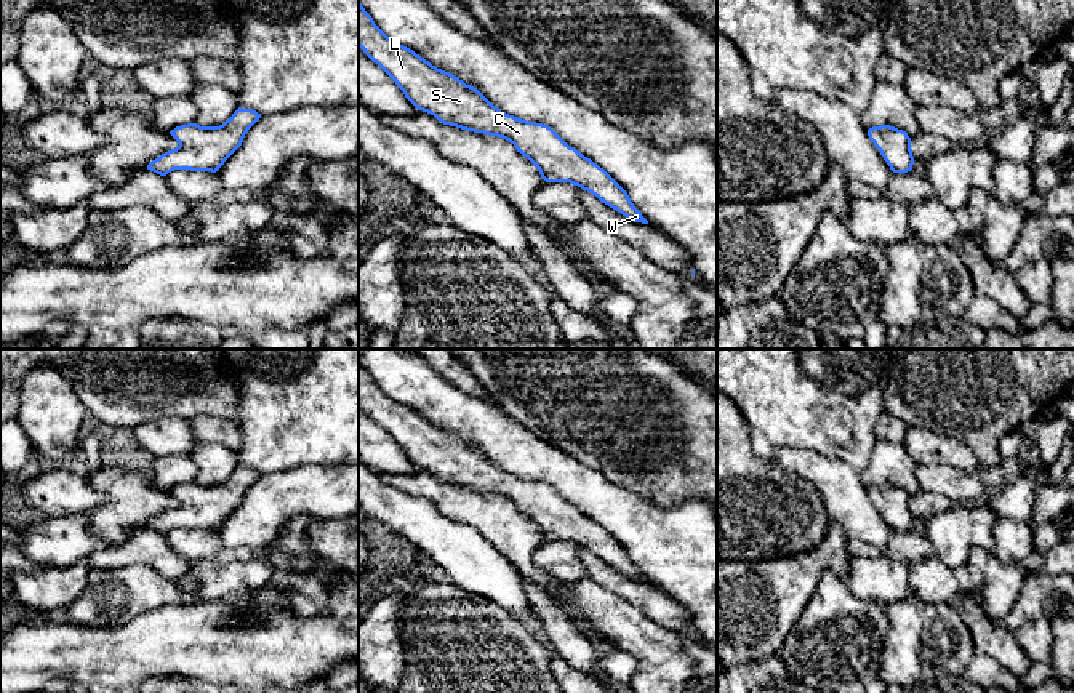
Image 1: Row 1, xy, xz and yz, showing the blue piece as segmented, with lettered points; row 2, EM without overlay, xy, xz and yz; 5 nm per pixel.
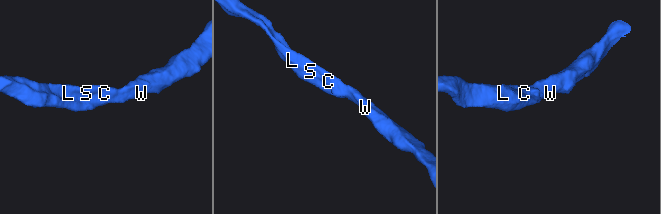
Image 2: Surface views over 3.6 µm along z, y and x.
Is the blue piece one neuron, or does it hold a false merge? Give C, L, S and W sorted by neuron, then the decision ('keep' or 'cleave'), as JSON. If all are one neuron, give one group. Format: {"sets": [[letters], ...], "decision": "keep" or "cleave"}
{"sets": [["C", "L", "S", "W"]], "decision": "keep"}

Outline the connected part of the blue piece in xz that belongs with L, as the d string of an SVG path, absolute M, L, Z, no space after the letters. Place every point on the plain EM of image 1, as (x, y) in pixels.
M359 359L359 405L419 469L443 483L498 495L527 515L546 541L570 541L634 581L648 583L627 551L597 522L570 506L551 485L501 471L477 447L437 427L391 399Z

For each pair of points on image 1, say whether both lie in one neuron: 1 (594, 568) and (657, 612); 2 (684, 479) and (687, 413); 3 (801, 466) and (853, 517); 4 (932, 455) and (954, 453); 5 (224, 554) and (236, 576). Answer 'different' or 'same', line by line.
1: same
2: same
3: same
4: same
5: different

